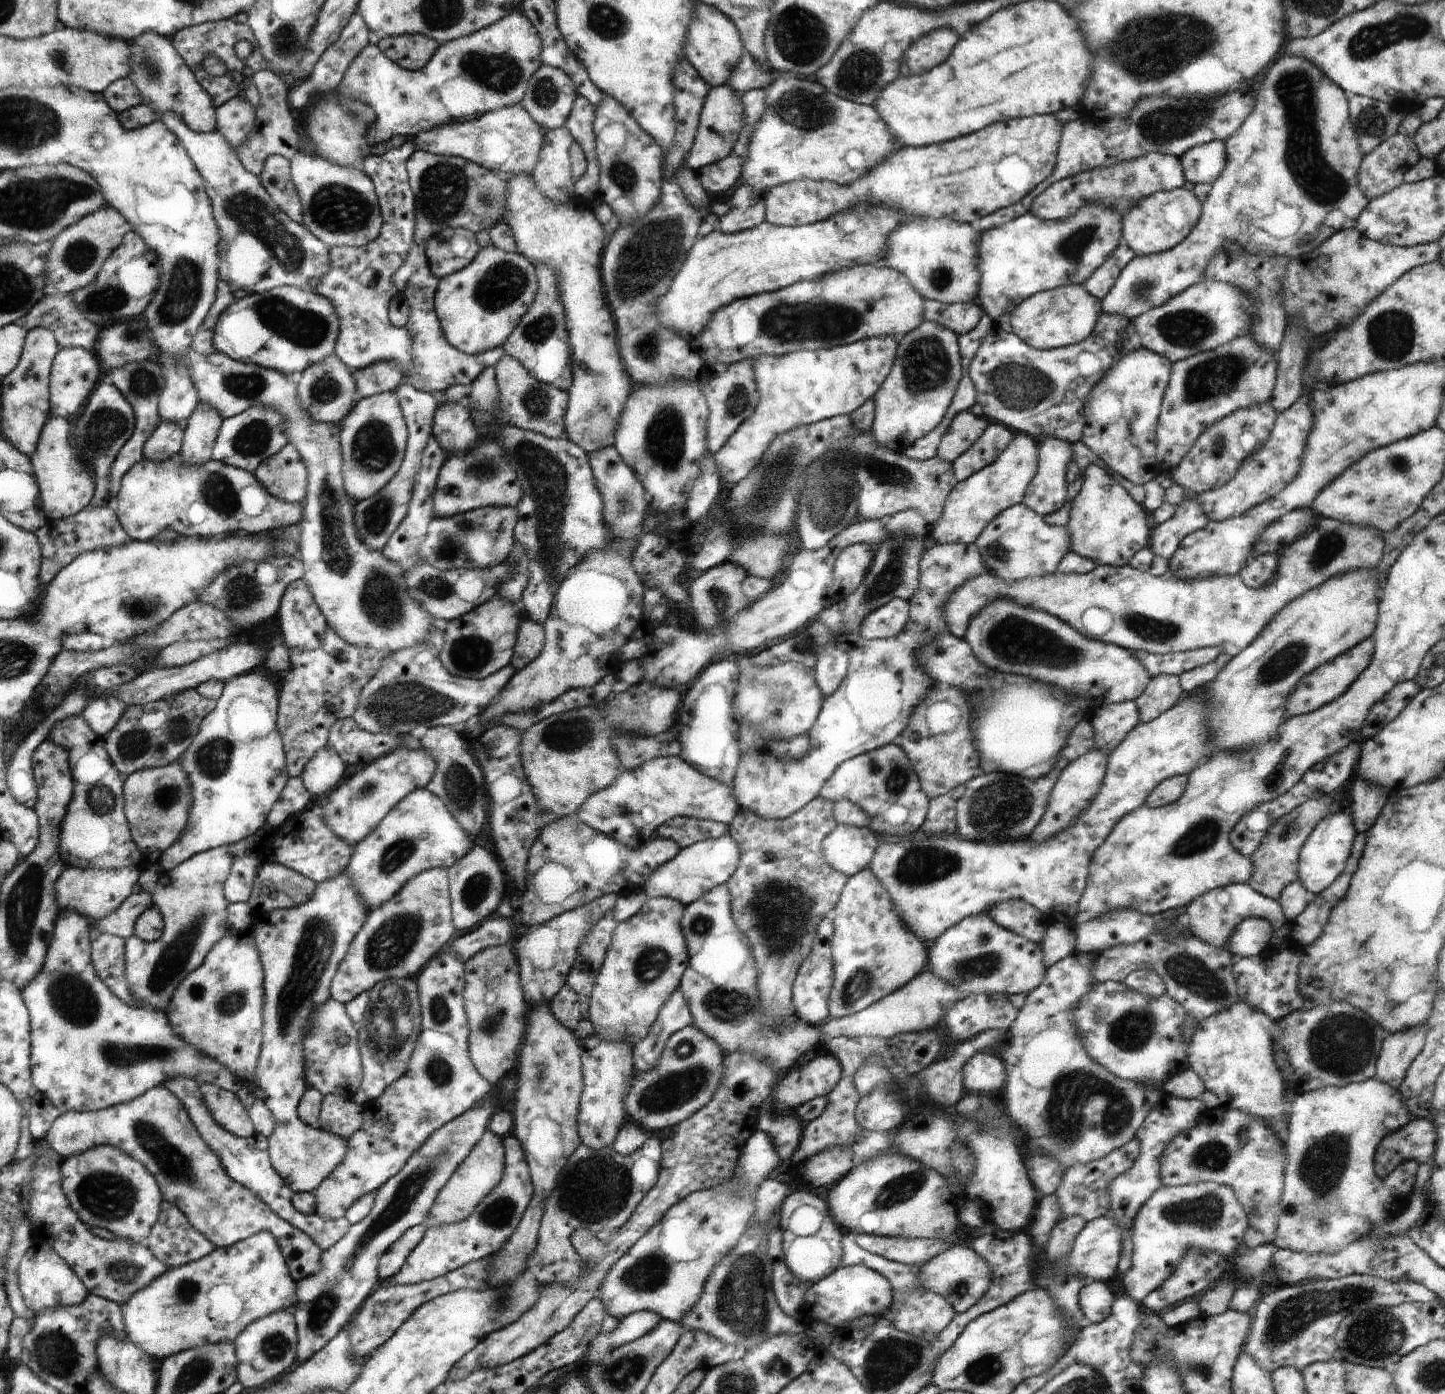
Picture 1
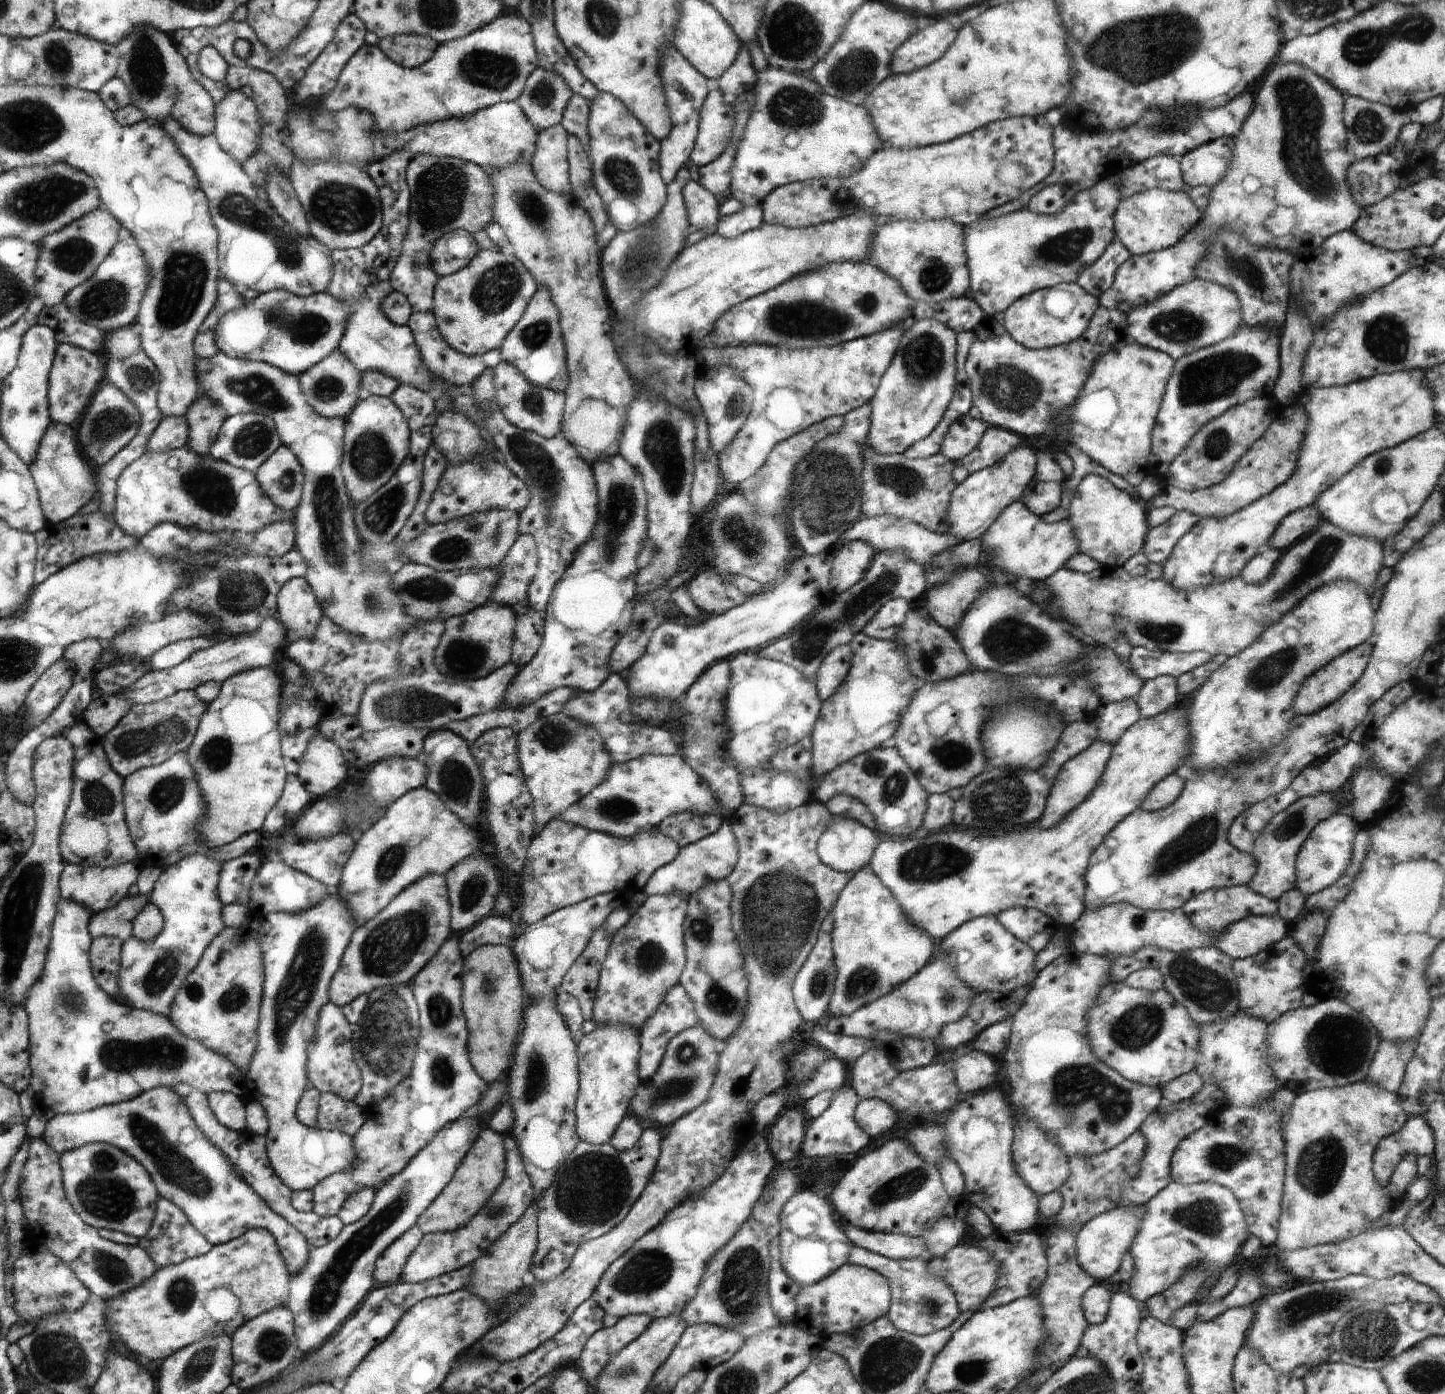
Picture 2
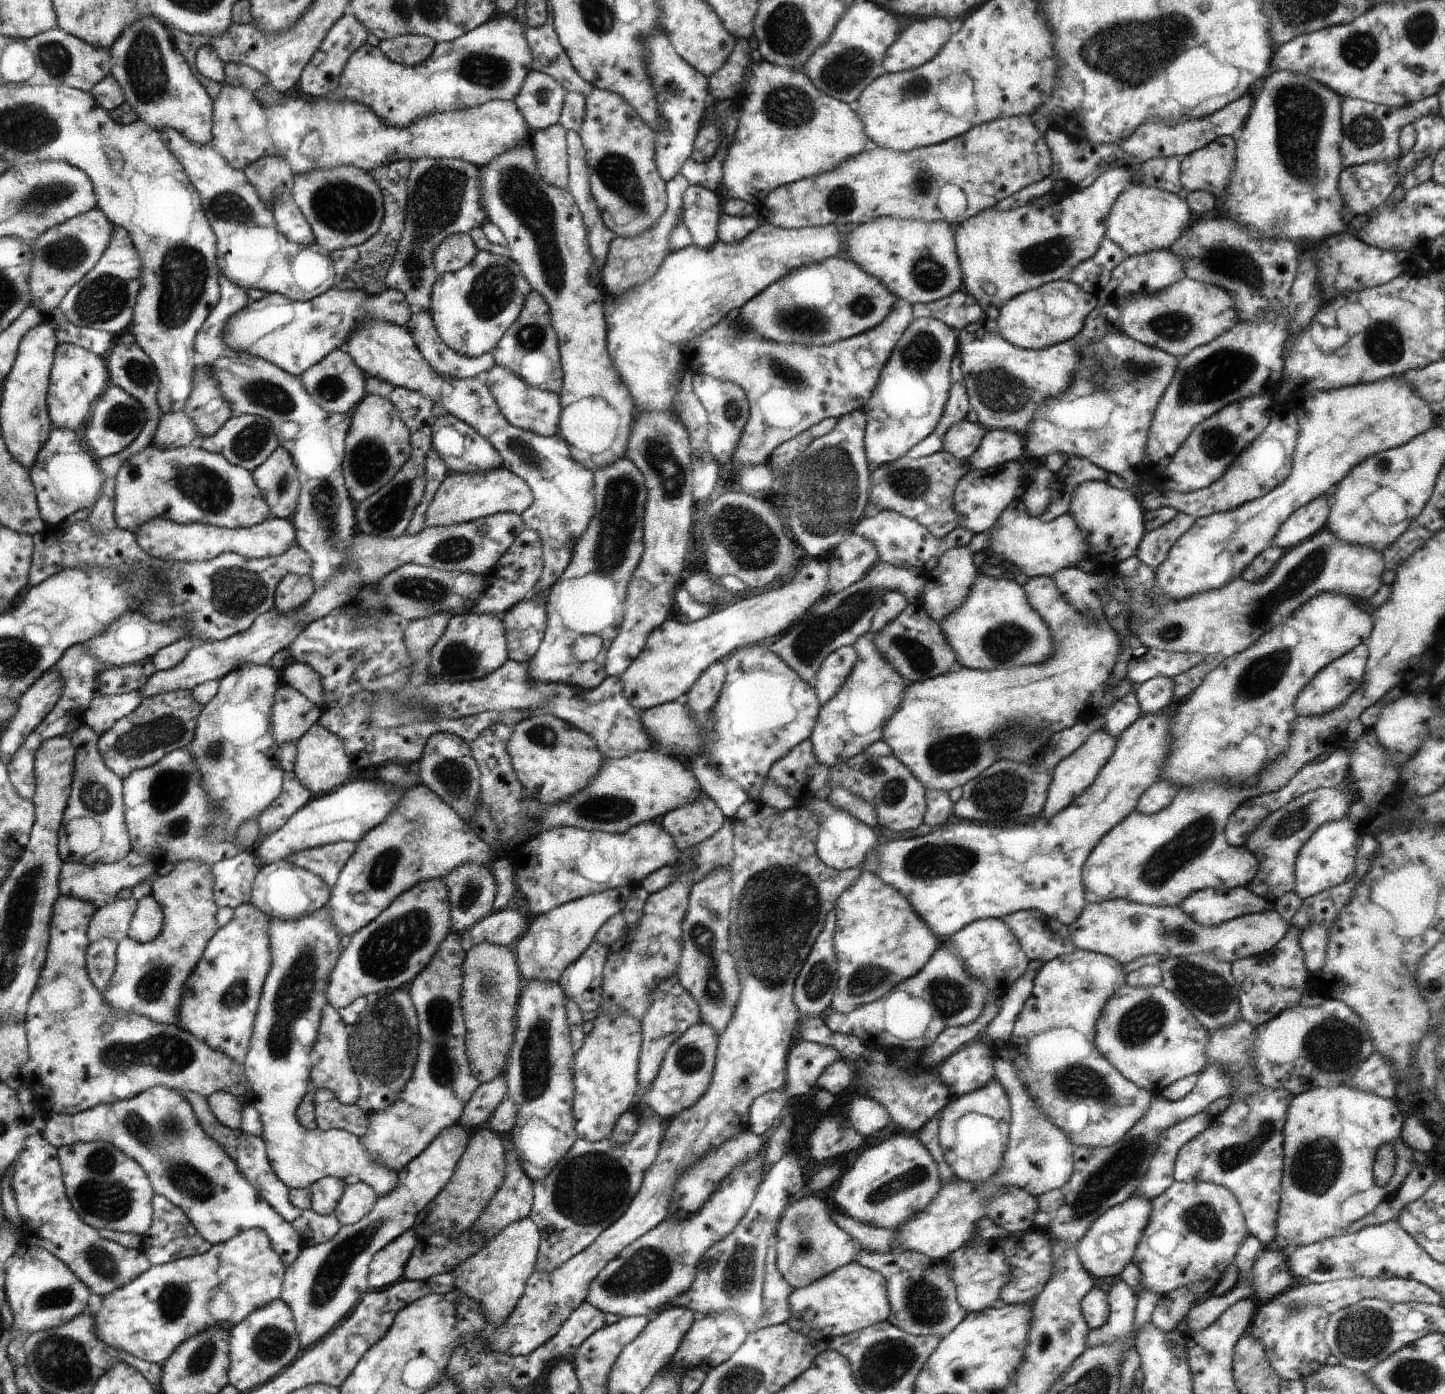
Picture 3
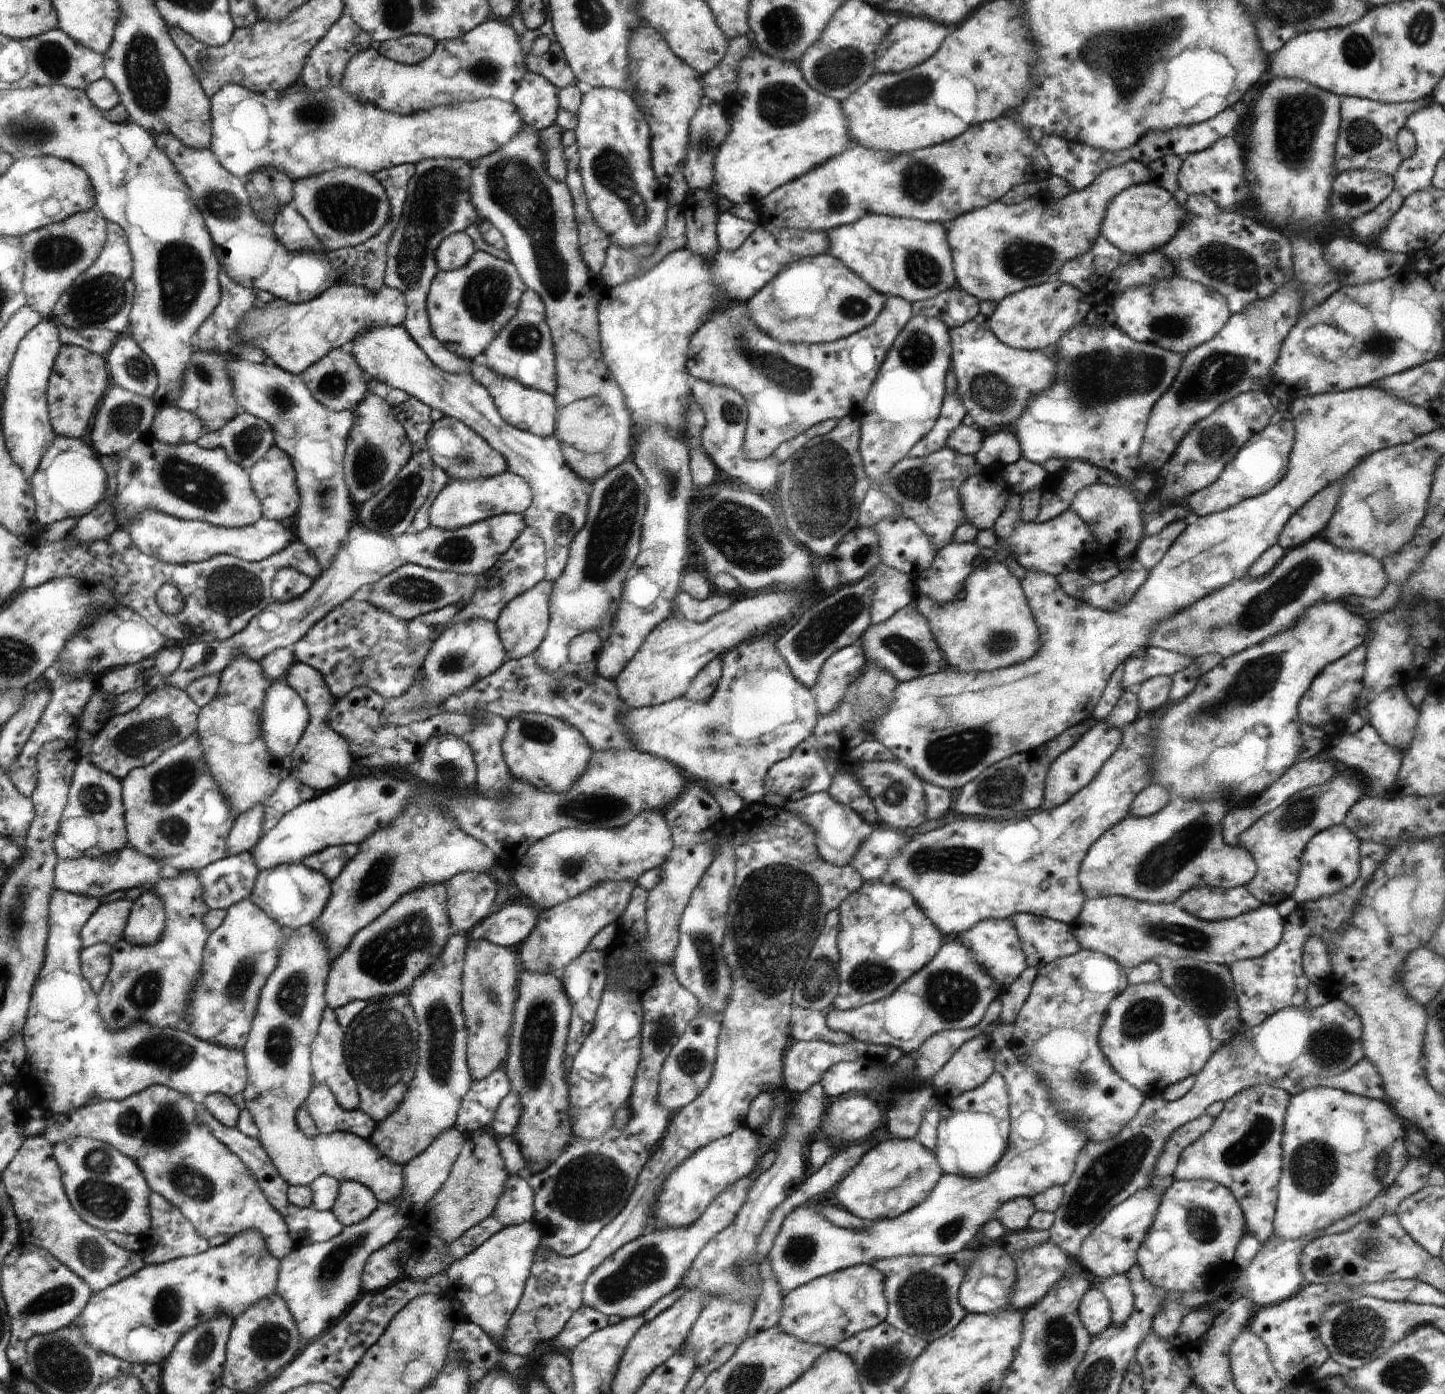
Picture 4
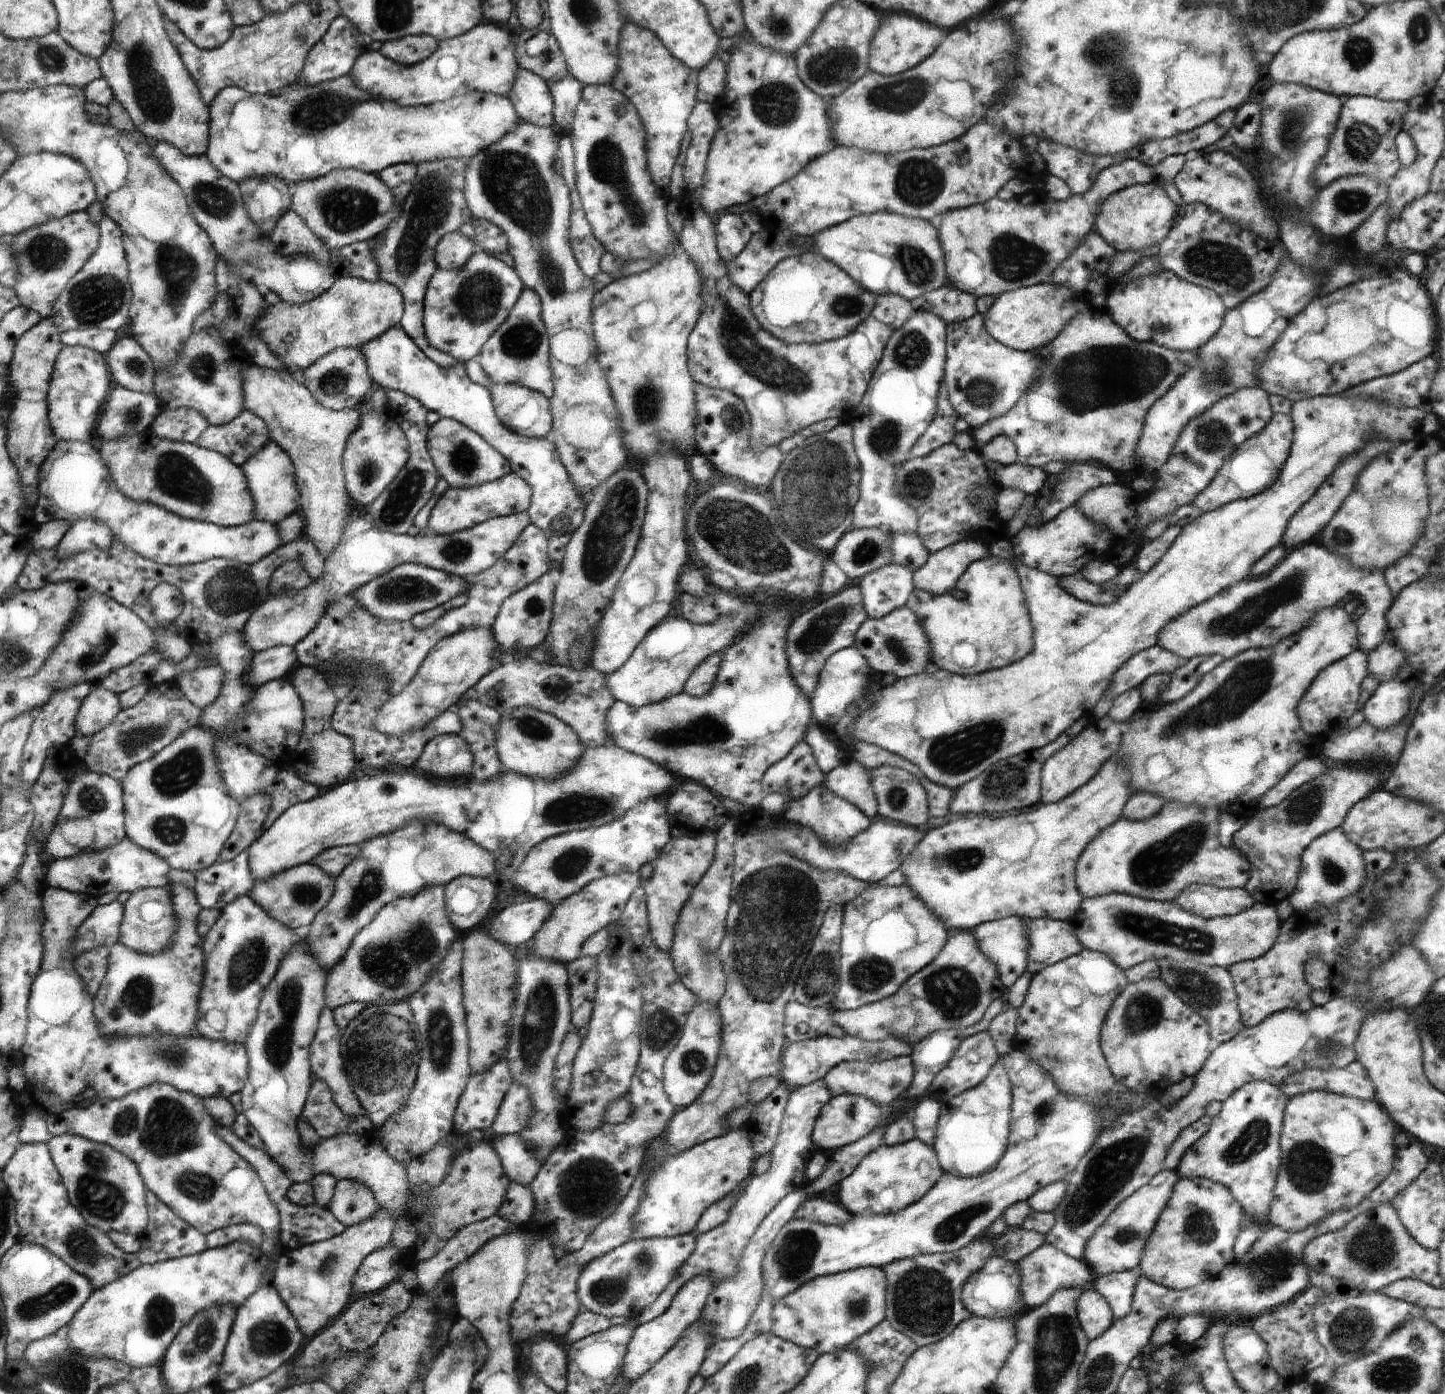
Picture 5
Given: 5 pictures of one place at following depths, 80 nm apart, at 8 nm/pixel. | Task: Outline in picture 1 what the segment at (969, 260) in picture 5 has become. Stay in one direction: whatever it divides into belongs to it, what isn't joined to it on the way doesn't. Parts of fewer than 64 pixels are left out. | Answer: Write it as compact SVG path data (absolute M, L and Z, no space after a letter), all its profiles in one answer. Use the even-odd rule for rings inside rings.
M1086 203L1063 221L1041 221L1030 212L980 233L978 302L985 314L996 320L1039 292L1085 283L1121 242L1121 217L1103 203Z

